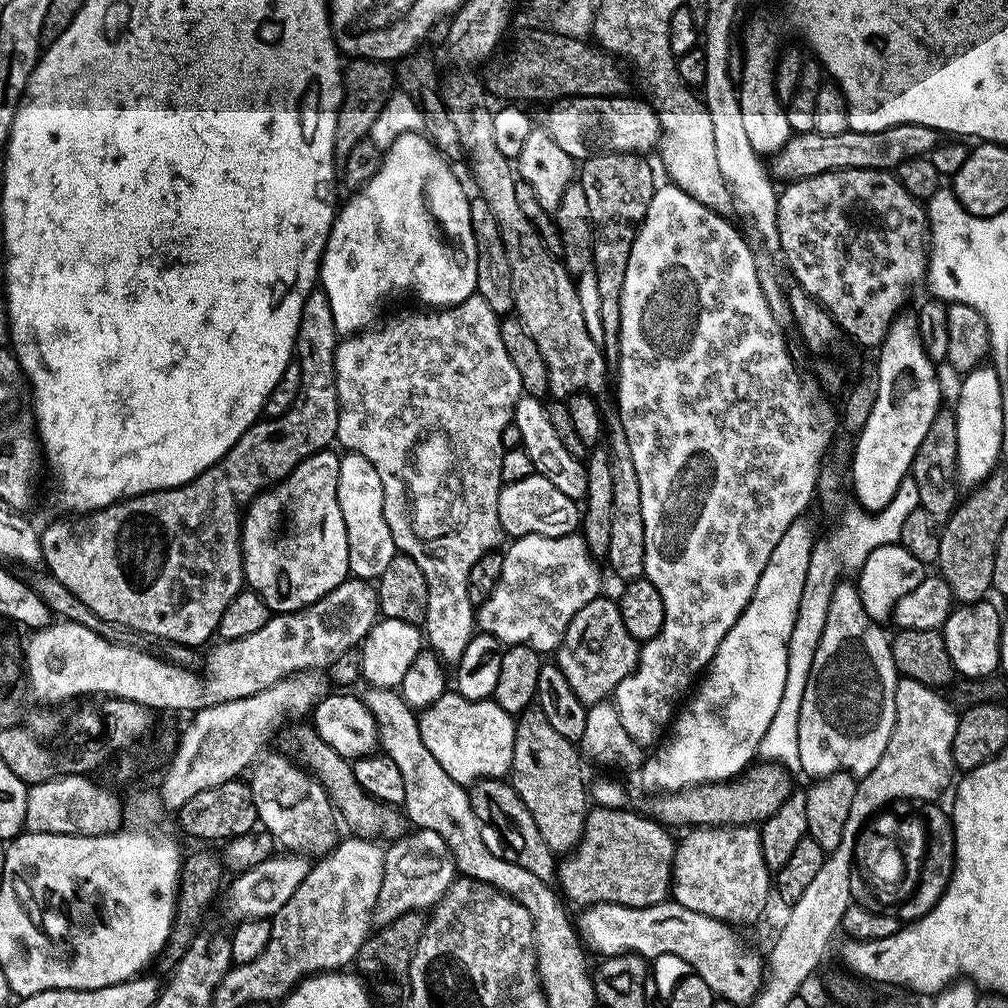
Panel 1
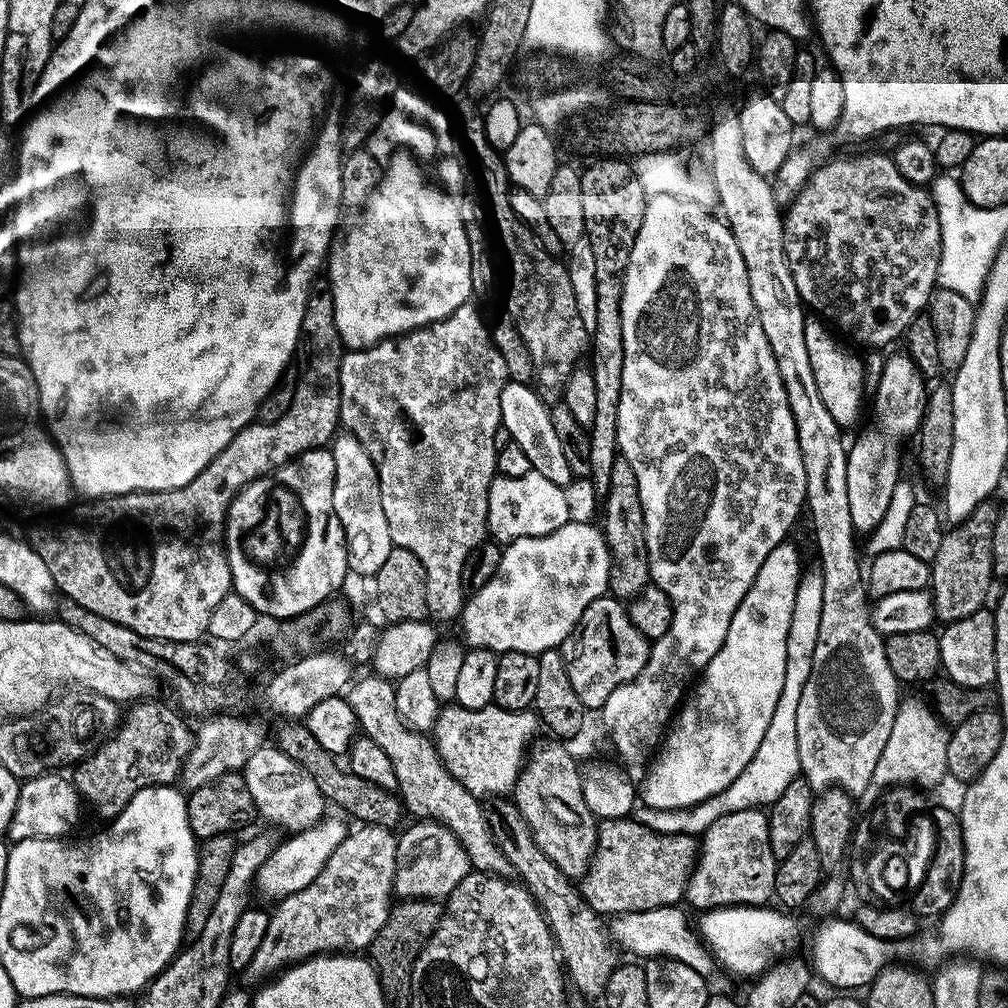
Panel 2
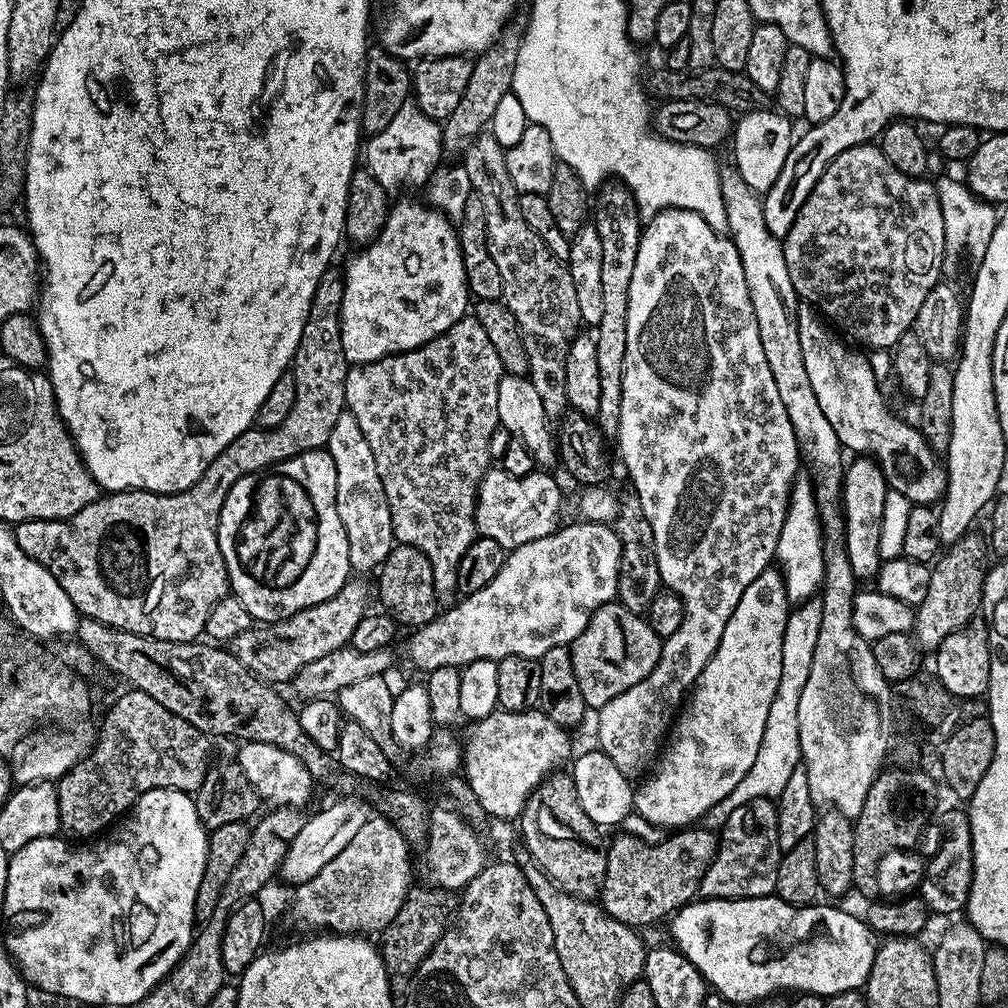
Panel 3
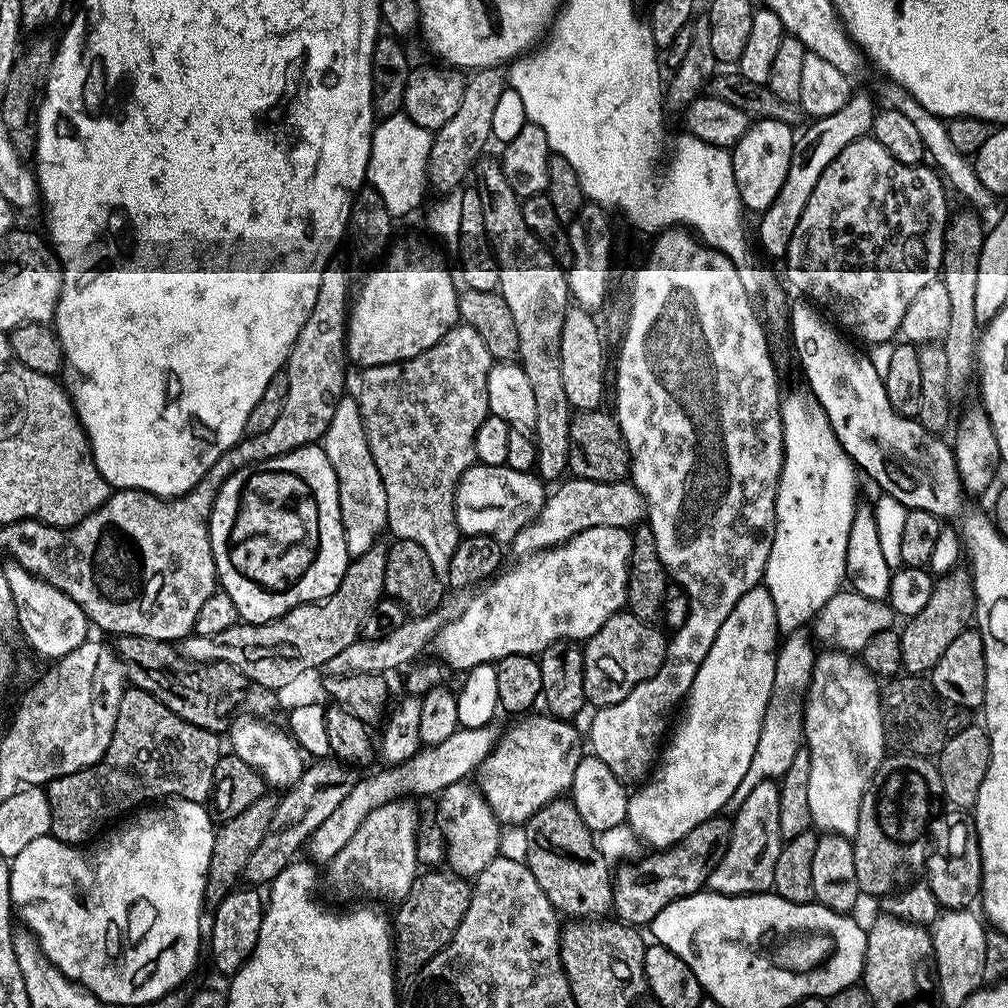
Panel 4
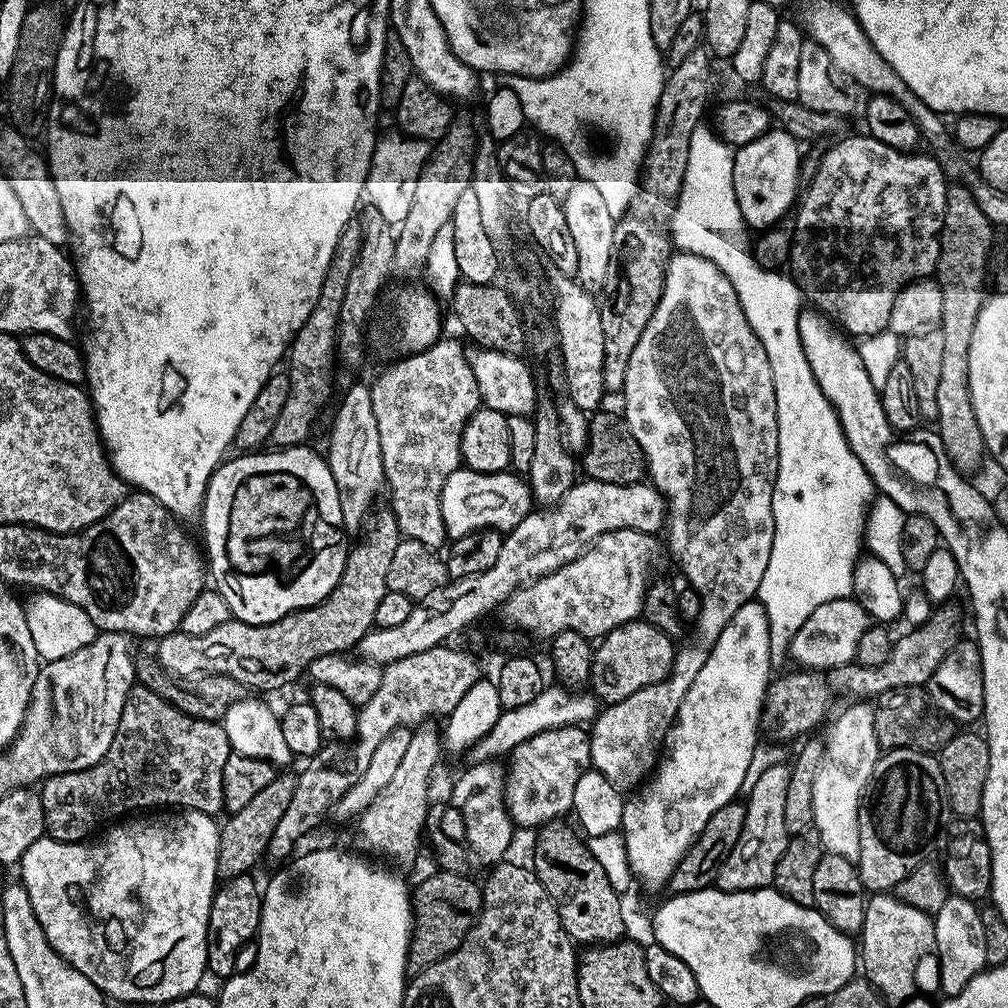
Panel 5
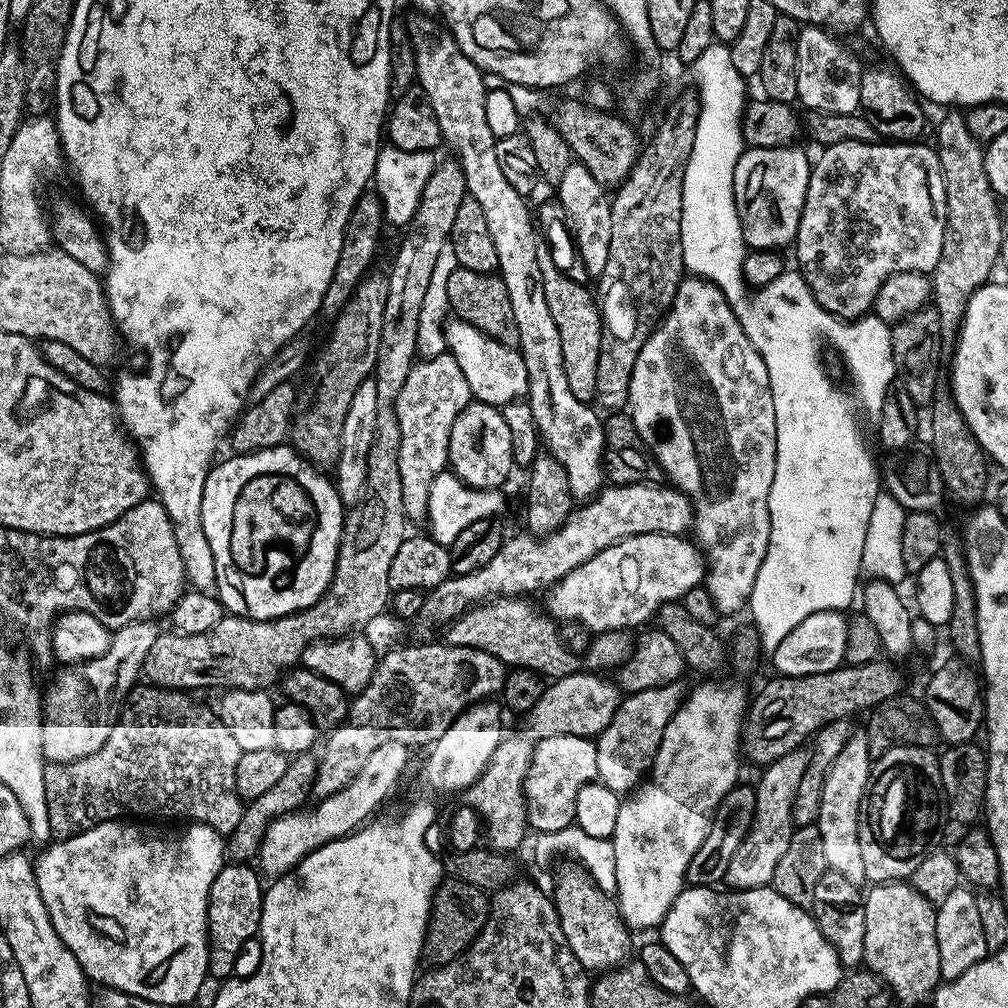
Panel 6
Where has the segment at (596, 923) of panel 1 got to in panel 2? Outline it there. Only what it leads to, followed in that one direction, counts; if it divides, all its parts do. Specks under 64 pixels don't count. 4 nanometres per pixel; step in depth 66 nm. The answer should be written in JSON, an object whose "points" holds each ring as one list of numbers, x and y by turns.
{"points":[[673,906,641,912,623,912,611,921,610,935,623,951,625,948,636,956,644,956,643,958,669,956,669,961,690,966,690,970,698,970,698,974,702,974,705,980,715,982,722,976,721,969,713,960,712,953,705,948,693,921,692,924,688,921,688,916,682,909,683,907]]}

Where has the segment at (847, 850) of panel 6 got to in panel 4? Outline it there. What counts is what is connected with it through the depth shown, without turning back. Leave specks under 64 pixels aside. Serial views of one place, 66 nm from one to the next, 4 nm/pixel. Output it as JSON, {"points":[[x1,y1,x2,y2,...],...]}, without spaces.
{"points":[[824,650,816,657,814,670,812,671,812,681,806,693,804,706,804,744,810,754,810,774,808,775,808,785,806,786,806,798,810,801,810,814,812,815,813,825,821,833,831,834,833,836,855,836,858,830,859,807,862,806,862,798,868,789,868,783,874,778,878,766,884,761,886,749,884,749,884,740,886,741,886,721,884,718,884,706,882,703,882,688,878,683,877,677,863,662,863,659,857,658,853,653,841,652,839,650]]}

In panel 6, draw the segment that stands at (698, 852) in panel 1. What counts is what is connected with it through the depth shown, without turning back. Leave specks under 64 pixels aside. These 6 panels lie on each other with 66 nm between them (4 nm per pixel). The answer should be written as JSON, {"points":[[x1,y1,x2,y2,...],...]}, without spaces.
{"points":[[797,750,790,754,782,754,782,758,775,760,773,764,767,765,760,776,760,781,755,781,756,805,754,806,754,822,752,829,744,834,744,841,734,850,734,858,730,858,726,884,729,889,743,890,746,888,766,888,769,887,774,878,774,870,778,866,778,861,782,858,782,853,786,846,790,846,790,838,794,831,792,822,792,799,794,790,798,790,798,782,802,782,802,774,806,772,809,753,804,750]]}

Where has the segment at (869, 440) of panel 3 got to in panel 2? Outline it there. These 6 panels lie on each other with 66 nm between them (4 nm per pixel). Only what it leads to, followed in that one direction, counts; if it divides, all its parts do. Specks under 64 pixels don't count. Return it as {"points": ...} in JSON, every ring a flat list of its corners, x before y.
{"points":[[808,318,804,322,806,350,810,354,810,367,814,369,814,382,818,382,818,394,822,398,822,406,830,410,830,418,834,418,834,422,839,424,841,429,848,430,860,420,860,403,864,400,864,364,850,349,843,348,832,337,833,329,823,319,815,319]]}

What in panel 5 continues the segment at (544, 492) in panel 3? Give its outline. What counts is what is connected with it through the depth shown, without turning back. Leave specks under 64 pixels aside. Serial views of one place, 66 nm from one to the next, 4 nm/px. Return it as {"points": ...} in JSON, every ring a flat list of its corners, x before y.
{"points":[[461,466,446,478,442,486,440,505,442,522,446,526,448,536,457,540,479,528,499,528,501,533,507,534,533,511,534,501,527,479,511,470,482,473]]}

